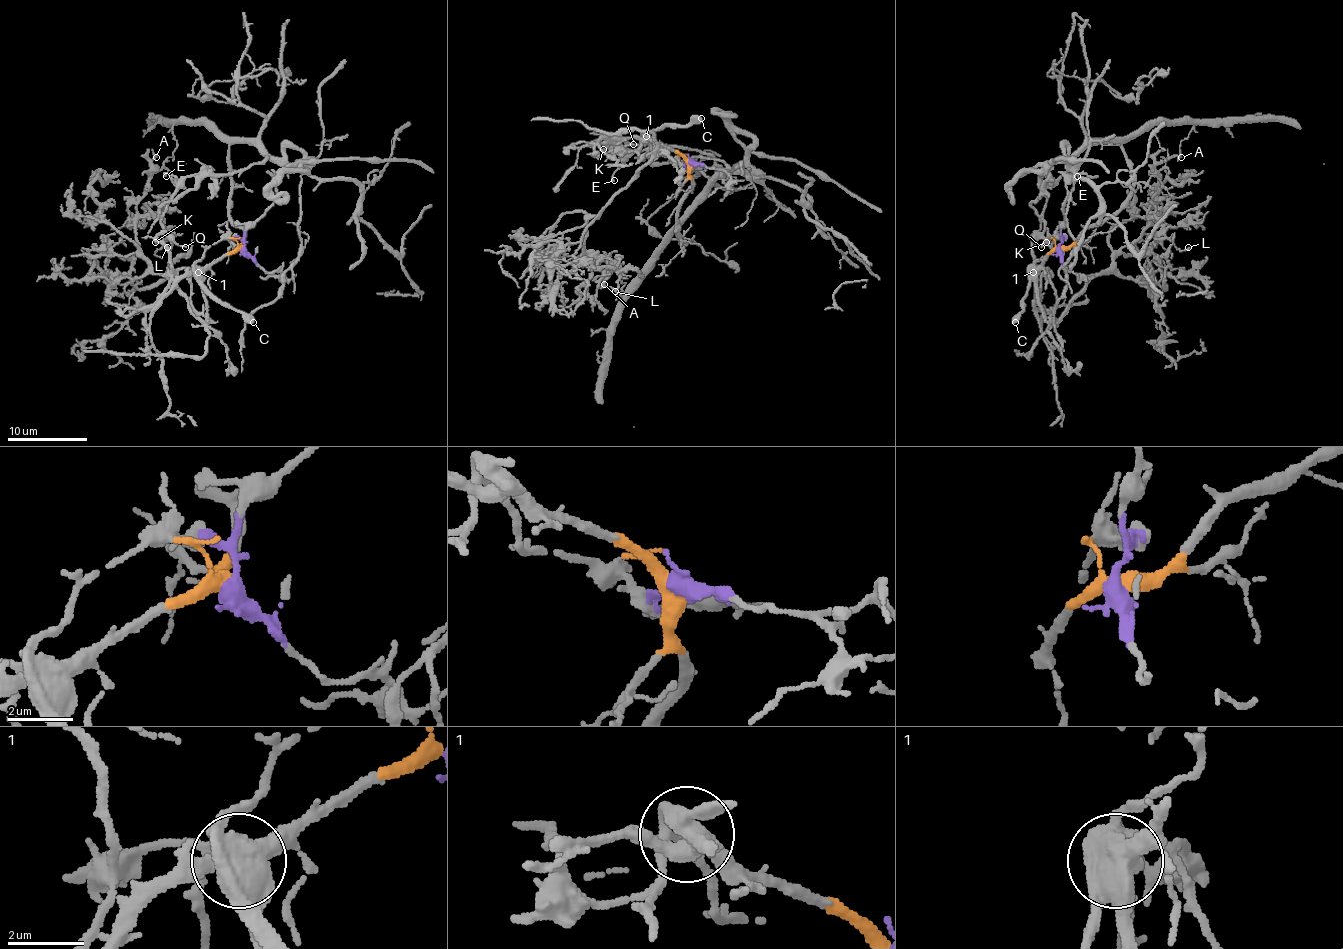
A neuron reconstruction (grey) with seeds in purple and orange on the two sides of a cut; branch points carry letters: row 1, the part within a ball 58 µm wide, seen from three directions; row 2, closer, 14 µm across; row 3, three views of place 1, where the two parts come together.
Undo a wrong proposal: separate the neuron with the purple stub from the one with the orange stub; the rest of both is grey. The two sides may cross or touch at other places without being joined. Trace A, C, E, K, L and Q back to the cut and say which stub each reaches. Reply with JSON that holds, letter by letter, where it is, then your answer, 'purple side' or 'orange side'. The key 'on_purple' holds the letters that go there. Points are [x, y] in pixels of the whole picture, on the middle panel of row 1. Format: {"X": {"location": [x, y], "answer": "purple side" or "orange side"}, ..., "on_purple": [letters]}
{"A": {"location": [604, 284], "answer": "purple side"}, "C": {"location": [701, 118], "answer": "purple side"}, "E": {"location": [614, 180], "answer": "purple side"}, "K": {"location": [603, 149], "answer": "purple side"}, "L": {"location": [615, 291], "answer": "purple side"}, "Q": {"location": [633, 144], "answer": "purple side"}, "on_purple": ["A", "C", "E", "K", "L", "Q"]}

